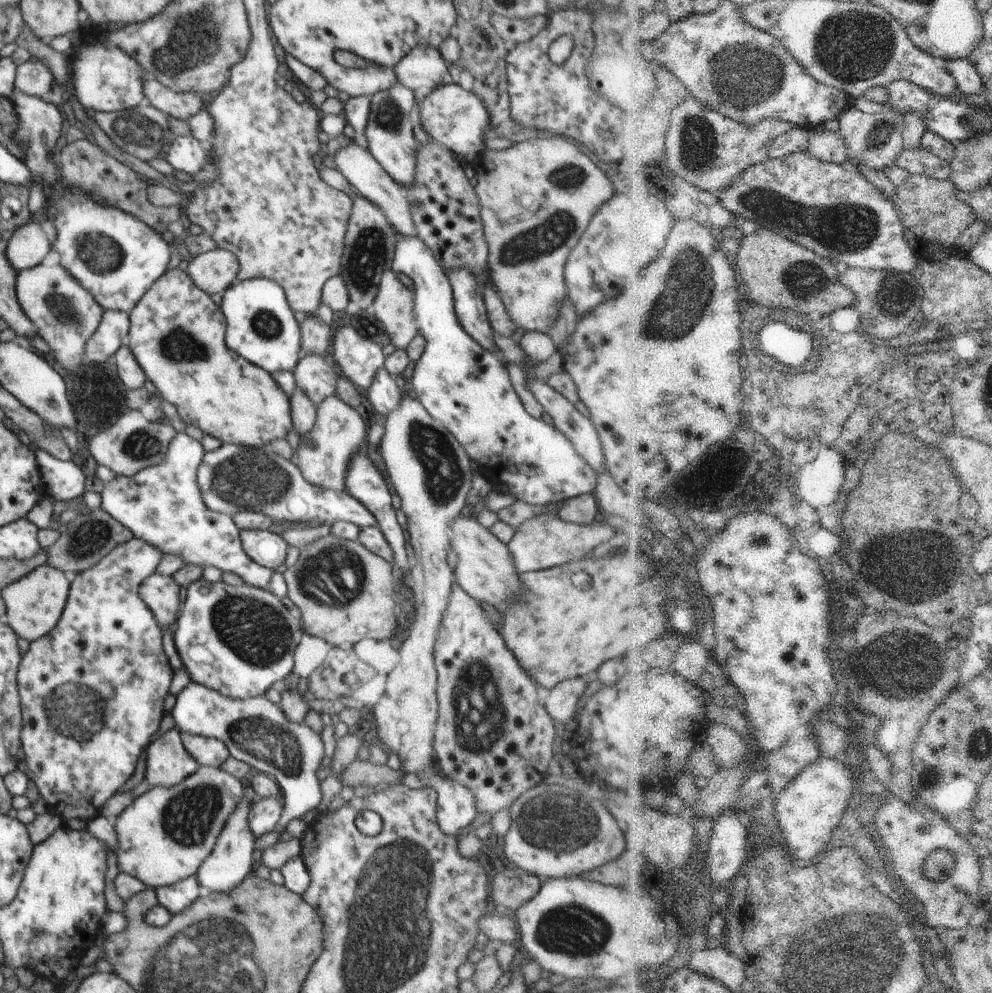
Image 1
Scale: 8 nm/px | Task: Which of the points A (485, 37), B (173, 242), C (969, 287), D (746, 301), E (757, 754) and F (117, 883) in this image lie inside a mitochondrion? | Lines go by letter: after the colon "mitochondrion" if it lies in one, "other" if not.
A: other
B: other
C: other
D: other
E: other
F: other

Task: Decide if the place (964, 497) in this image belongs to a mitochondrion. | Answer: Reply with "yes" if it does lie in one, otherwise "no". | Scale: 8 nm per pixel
no

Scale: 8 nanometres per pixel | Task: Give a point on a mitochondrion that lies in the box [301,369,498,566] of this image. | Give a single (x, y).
(435, 456)

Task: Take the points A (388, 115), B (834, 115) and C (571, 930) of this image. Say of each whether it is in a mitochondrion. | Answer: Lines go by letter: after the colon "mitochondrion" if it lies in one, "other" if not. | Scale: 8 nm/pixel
A: mitochondrion
B: other
C: mitochondrion

